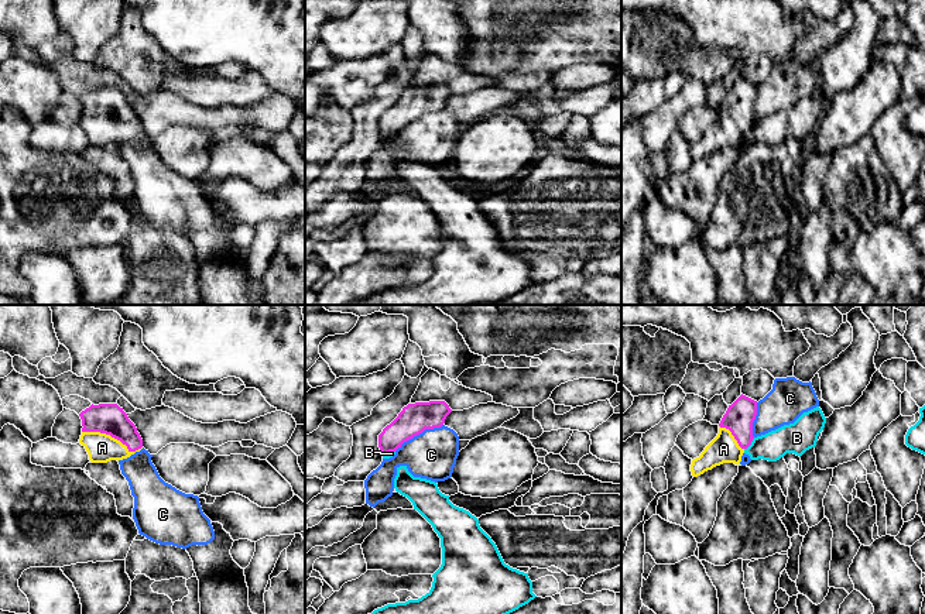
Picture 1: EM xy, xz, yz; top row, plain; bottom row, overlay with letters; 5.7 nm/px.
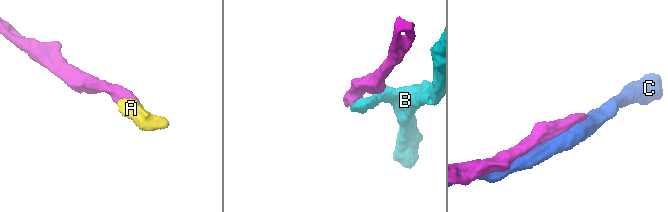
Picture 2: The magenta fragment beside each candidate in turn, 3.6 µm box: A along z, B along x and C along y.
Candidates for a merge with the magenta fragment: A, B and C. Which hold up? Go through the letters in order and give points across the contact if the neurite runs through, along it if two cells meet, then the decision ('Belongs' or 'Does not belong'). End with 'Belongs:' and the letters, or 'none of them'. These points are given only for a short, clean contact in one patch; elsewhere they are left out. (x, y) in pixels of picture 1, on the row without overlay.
A: Path across: xy (106, 102), (106, 113), (112, 120), (102, 131). Belongs
B: Does not belong
C: Does not belong
Belongs: A

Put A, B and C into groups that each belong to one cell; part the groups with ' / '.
A / B / C

